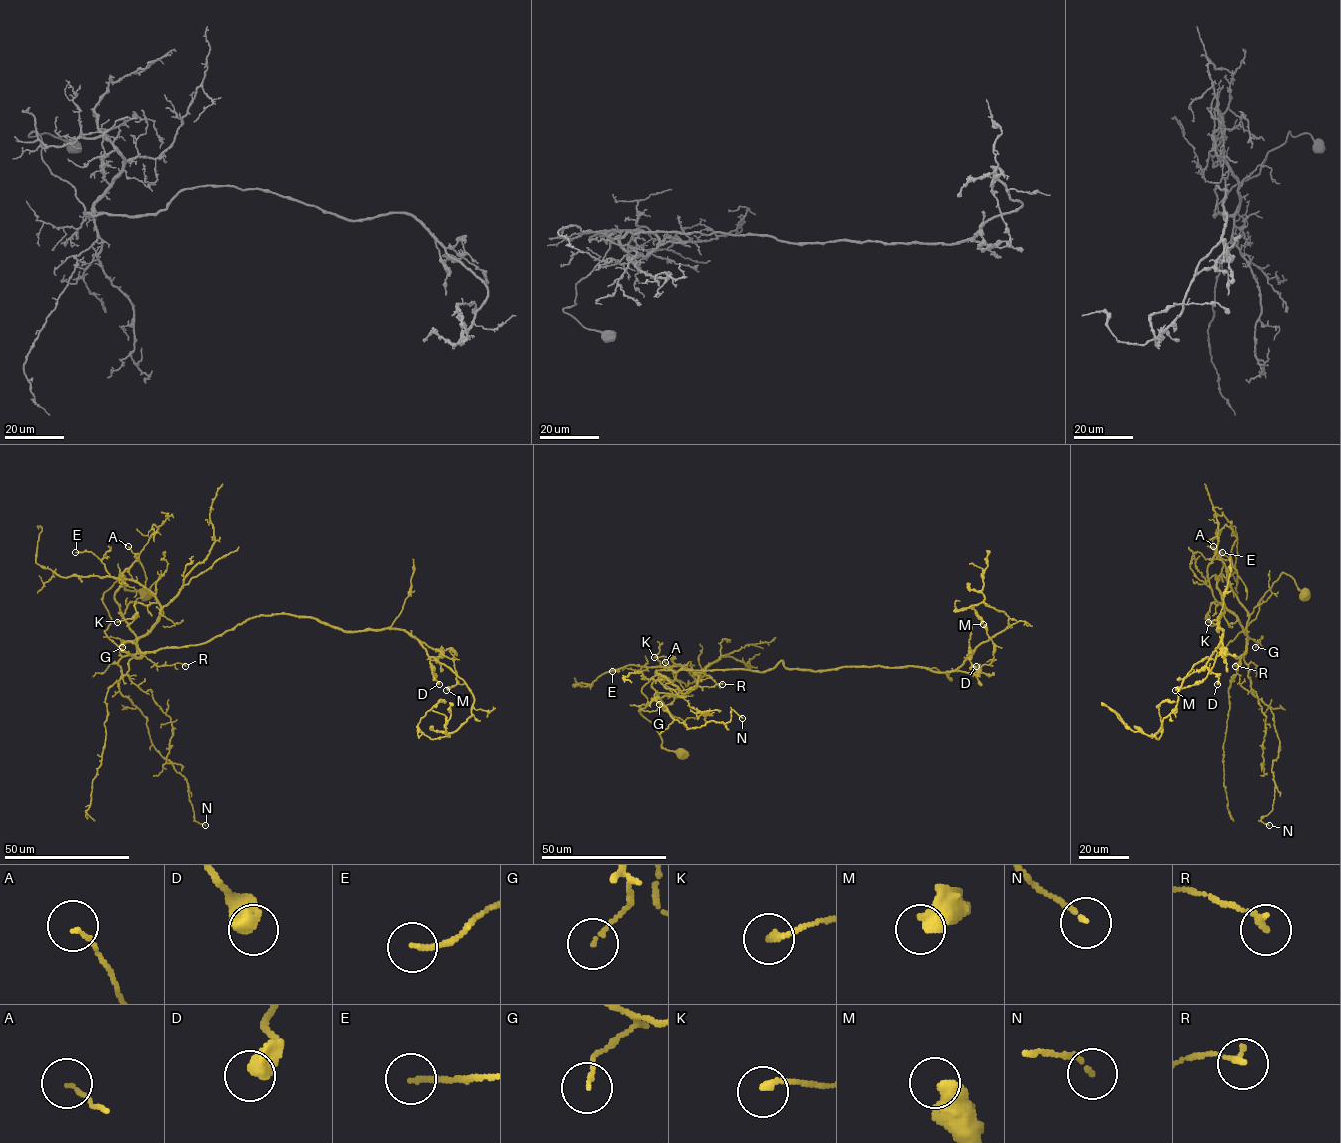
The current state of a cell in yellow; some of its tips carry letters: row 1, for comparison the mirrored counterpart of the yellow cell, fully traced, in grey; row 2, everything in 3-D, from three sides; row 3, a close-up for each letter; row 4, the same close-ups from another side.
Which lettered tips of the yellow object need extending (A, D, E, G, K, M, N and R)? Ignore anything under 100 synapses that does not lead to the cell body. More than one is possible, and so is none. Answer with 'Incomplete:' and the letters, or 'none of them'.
Incomplete: none of them

